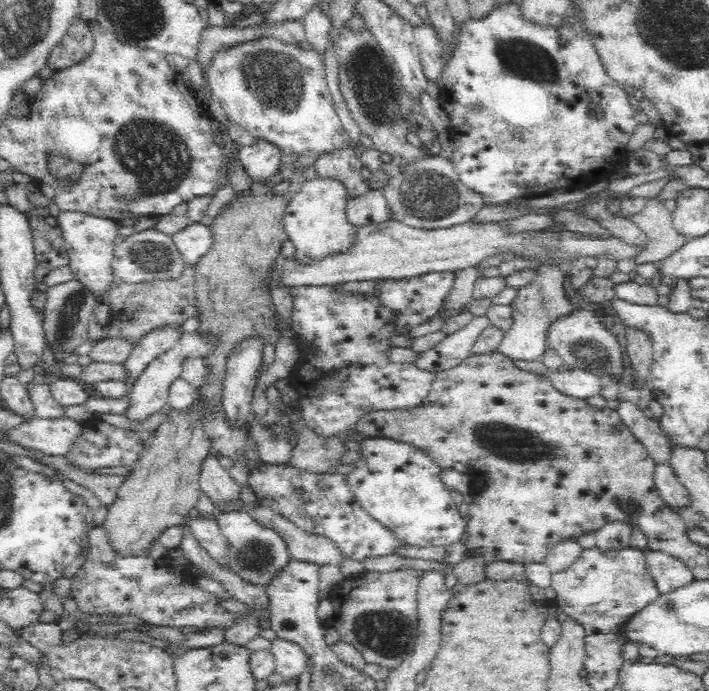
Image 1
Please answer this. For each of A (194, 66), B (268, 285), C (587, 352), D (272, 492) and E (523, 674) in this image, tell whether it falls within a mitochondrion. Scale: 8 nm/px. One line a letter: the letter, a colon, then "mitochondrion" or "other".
A: other
B: other
C: mitochondrion
D: other
E: other

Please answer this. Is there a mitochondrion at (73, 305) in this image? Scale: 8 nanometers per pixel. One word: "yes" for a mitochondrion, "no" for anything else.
yes

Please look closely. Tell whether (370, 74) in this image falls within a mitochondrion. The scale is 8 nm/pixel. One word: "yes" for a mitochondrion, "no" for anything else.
yes

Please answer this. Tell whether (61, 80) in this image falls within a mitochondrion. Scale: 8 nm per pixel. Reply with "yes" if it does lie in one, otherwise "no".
no

